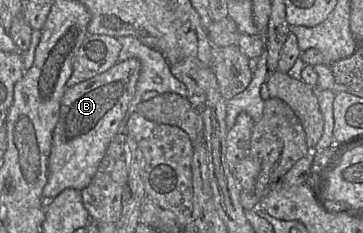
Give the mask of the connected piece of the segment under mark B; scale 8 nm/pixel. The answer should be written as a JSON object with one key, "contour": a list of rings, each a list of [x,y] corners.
{"contour":[[[131,58],[66,89],[52,136],[48,180],[42,192],[45,200],[55,198],[66,188],[82,191],[90,184],[109,143],[119,132],[120,123],[134,97],[140,71],[140,61]]]}

